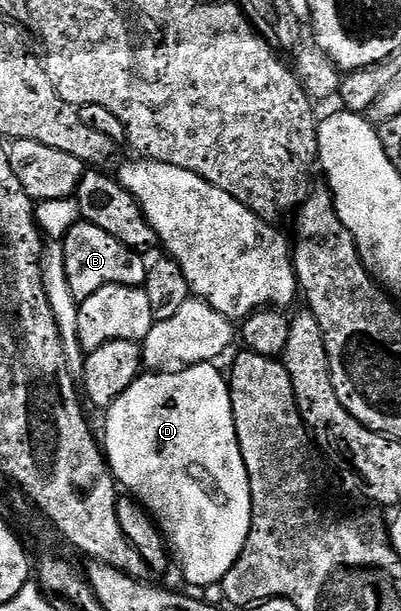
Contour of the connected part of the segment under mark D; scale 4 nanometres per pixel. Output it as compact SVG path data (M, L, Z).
M214 363L194 364L181 369L180 372L148 371L146 374L141 374L132 382L129 390L125 390L125 394L121 394L121 398L117 398L117 402L113 402L110 408L106 409L107 425L103 428L103 436L101 432L101 447L107 457L107 467L110 468L112 476L122 487L124 484L131 491L128 493L155 517L155 522L159 525L159 530L173 553L174 563L175 560L179 563L184 578L195 588L207 588L210 584L222 585L225 574L233 570L251 529L251 487L249 474L245 470L245 458L241 458L241 446L237 442L237 430L233 422L231 385L228 377L224 373L222 376L215 367Z

